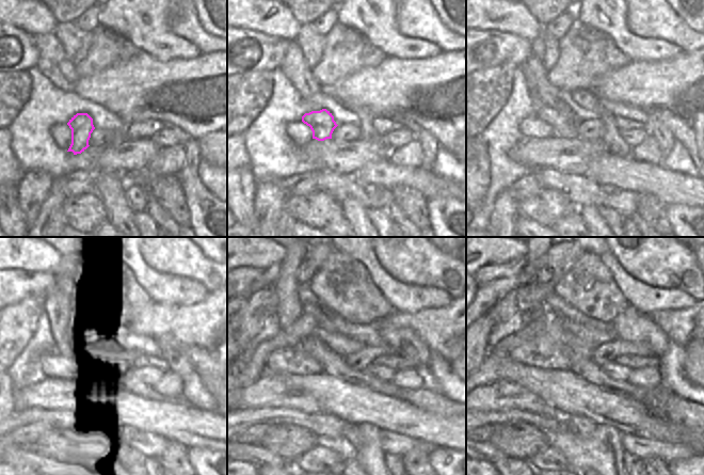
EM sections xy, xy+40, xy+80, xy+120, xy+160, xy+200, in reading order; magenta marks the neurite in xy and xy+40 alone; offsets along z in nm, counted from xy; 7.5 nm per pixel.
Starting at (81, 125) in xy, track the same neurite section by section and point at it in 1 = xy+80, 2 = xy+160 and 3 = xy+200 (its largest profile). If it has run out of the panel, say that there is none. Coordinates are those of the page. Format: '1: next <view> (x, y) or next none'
1: next xy+80 (564, 125)
2: next xy+160 (290, 309)
3: next xy+200 (530, 258)

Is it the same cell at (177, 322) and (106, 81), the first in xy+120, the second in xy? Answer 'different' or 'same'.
same

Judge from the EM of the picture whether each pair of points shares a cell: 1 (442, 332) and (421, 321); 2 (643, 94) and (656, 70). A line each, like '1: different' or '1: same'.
1: same
2: same

